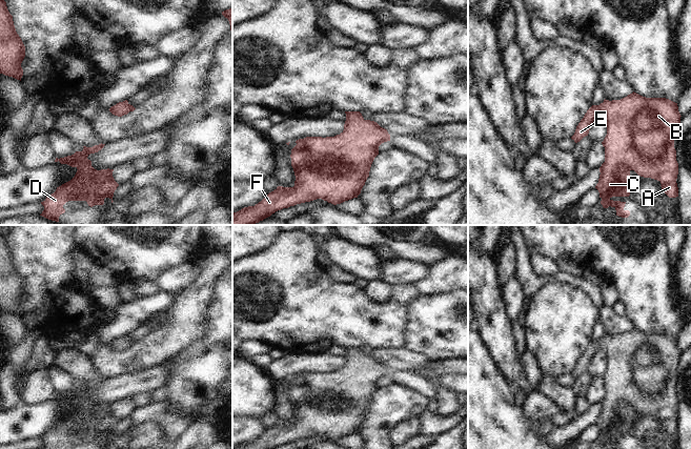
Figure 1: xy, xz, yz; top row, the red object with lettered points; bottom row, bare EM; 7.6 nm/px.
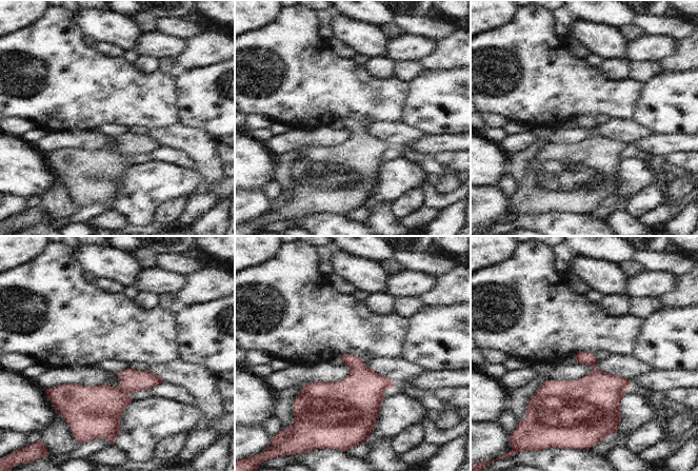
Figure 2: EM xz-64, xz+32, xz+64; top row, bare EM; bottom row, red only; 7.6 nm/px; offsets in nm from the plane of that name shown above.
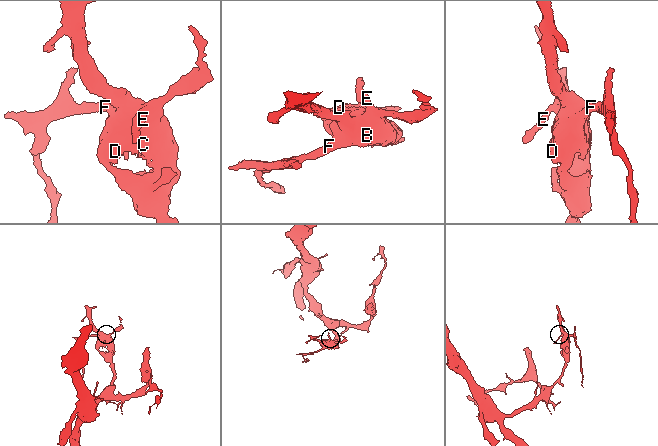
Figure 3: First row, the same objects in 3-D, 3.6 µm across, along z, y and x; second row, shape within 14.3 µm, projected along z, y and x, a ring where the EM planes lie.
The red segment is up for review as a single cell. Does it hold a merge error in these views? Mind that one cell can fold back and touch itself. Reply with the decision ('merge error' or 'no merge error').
no merge error

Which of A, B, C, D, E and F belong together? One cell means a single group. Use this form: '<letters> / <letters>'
A B C D E F

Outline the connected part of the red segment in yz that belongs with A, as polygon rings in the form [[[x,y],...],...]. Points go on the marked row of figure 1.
[[[634,91],[621,100],[605,99],[599,105],[592,105],[587,110],[571,139],[577,143],[588,136],[591,124],[602,114],[607,118],[607,135],[602,142],[605,147],[605,162],[599,167],[601,175],[595,188],[599,192],[603,207],[614,207],[616,216],[622,218],[630,216],[630,211],[624,209],[626,202],[613,201],[611,198],[630,196],[631,170],[641,177],[659,181],[662,189],[669,198],[678,197],[678,163],[674,135],[678,130],[682,116],[677,103],[666,98],[646,98]]]

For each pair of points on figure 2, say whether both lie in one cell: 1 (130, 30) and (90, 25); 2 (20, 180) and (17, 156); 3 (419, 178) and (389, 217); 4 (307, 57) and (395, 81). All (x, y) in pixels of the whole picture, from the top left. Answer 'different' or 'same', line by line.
1: same
2: same
3: same
4: same

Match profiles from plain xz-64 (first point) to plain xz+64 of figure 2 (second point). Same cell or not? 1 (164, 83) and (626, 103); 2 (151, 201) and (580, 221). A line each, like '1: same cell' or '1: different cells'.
1: same cell
2: different cells

